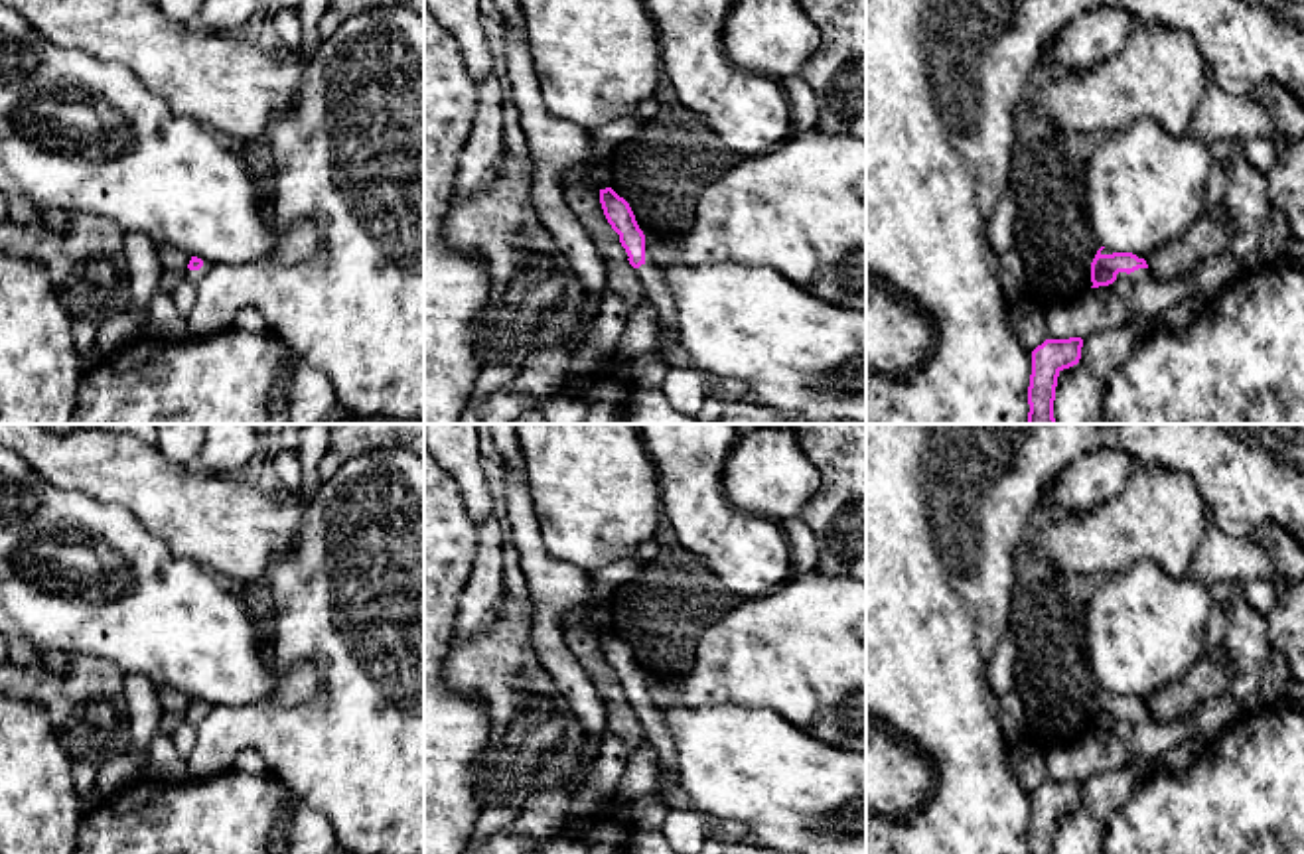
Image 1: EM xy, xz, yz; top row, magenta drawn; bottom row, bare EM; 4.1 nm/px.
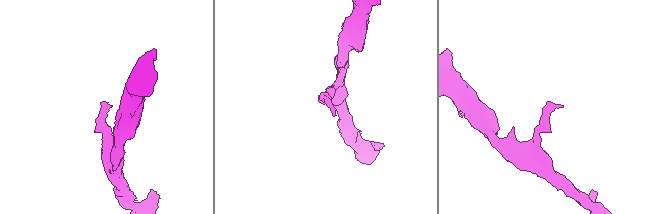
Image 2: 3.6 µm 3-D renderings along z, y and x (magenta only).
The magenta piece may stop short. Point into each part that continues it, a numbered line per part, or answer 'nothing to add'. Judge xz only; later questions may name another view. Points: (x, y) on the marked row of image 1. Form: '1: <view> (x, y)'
1: xz (653, 284)

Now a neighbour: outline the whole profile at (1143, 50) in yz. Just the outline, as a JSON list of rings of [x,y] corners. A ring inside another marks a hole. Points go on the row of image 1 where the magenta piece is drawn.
[[[1136,24],[1124,45],[1089,71],[1061,71],[1040,89],[1032,101],[1032,112],[1055,126],[1055,132],[1117,132],[1138,118],[1154,118],[1168,132],[1192,132],[1192,114],[1207,87],[1207,63],[1194,36],[1168,26]]]

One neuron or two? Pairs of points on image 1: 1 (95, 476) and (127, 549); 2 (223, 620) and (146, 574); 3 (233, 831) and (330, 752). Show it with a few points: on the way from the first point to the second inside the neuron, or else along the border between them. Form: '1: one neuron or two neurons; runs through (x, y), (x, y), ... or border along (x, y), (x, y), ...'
1: two neurons; border along (66, 490), (121, 505), (148, 531)
2: one neuron; runs through (204, 620), (192, 620), (166, 594)
3: two neurons; border along (269, 772), (296, 799), (324, 815)

